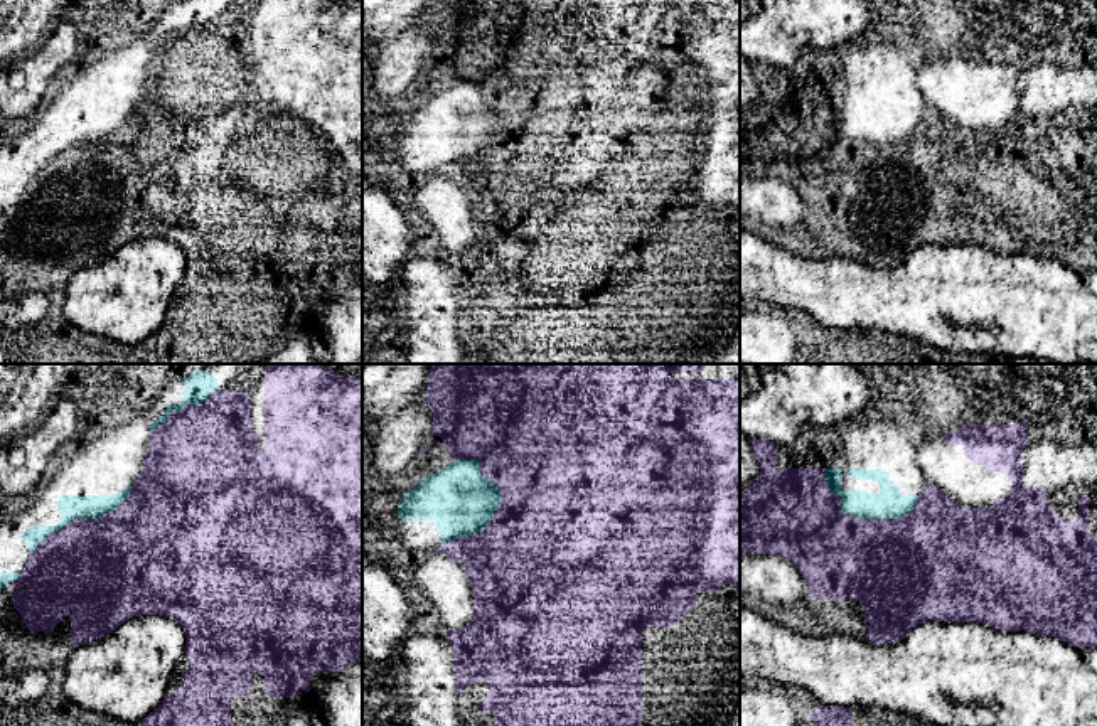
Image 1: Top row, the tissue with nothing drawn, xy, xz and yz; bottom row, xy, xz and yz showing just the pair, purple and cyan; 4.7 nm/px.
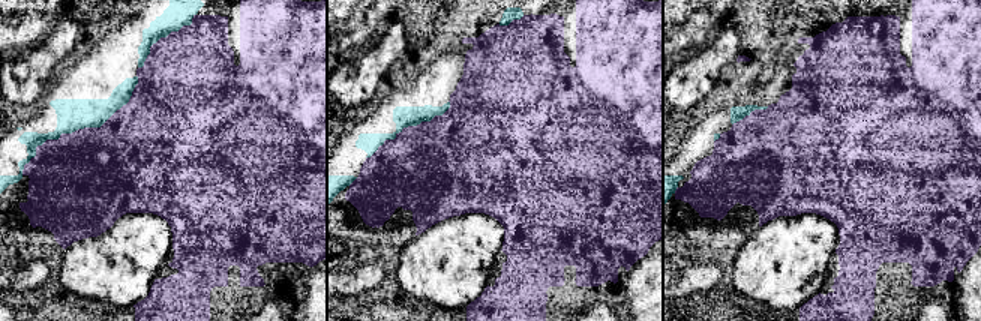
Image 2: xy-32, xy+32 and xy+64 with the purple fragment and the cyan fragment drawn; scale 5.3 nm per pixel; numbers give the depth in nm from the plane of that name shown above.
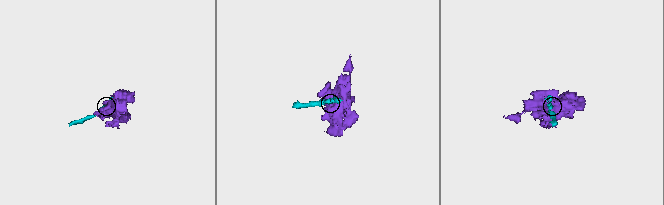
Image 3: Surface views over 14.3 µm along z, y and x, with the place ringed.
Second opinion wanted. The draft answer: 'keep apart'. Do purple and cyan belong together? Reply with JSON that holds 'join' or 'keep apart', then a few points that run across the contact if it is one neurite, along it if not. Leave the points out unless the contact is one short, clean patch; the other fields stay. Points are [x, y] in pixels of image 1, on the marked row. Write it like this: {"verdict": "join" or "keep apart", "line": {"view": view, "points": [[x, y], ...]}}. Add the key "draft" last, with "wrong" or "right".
{"verdict": "keep apart", "draft": "right"}

